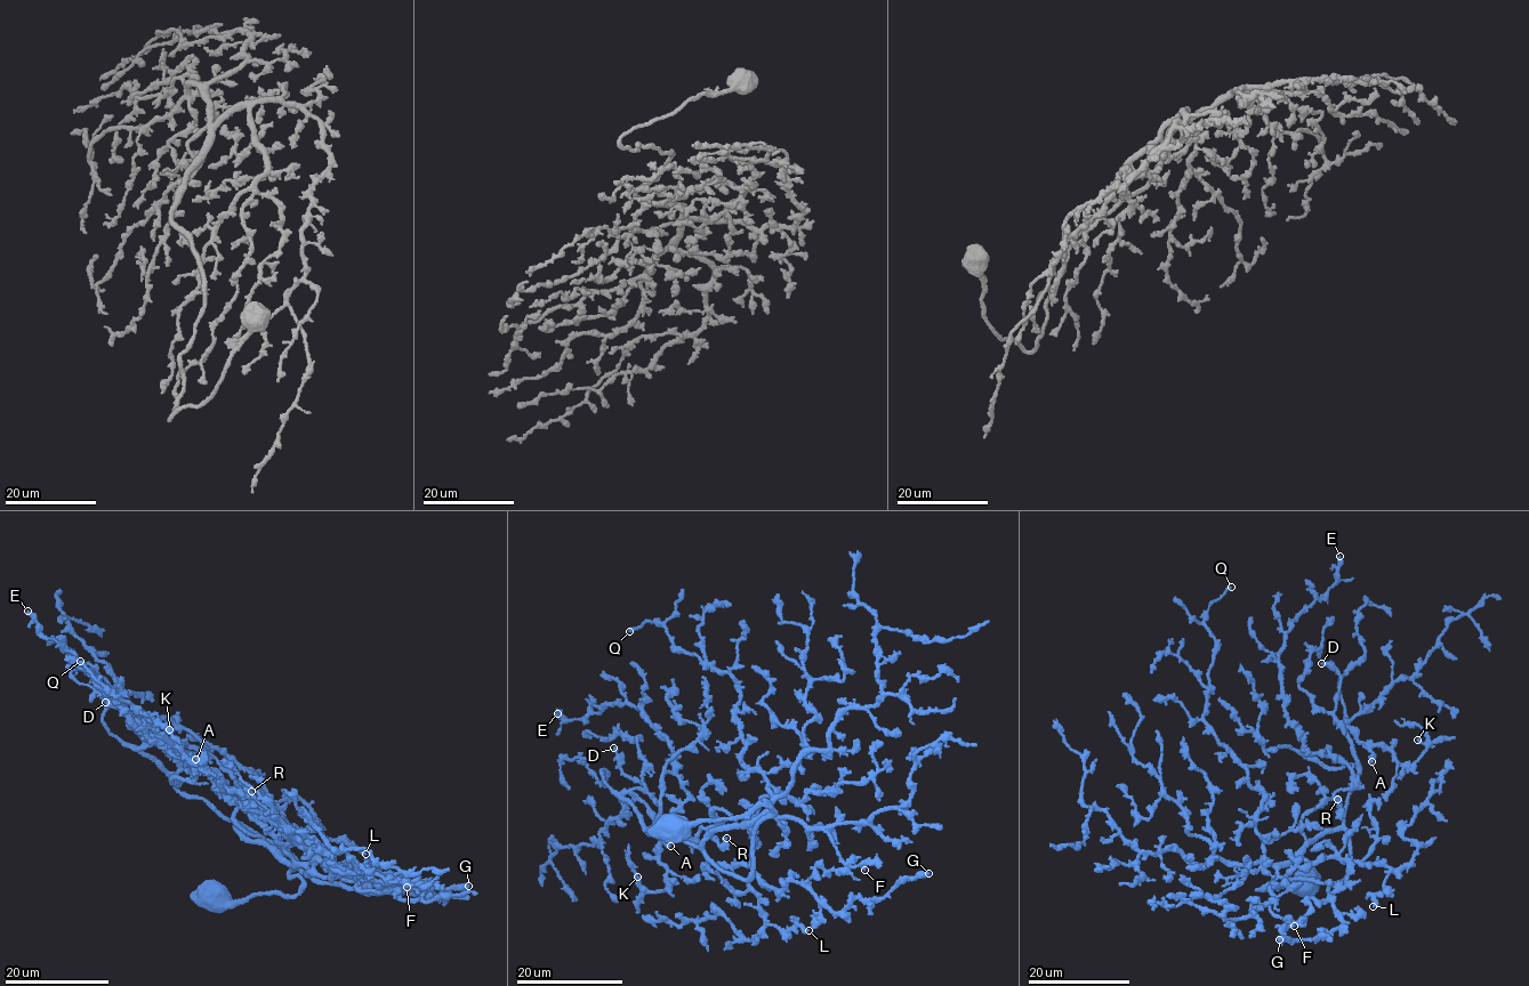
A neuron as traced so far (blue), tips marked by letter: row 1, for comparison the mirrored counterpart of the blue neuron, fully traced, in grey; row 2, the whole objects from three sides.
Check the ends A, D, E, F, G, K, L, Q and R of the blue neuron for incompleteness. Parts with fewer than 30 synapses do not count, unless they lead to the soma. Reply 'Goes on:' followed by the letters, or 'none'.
Goes on: none

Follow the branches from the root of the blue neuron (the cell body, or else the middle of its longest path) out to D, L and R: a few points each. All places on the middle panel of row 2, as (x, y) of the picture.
D: (675, 829), (773, 811), (699, 847), (650, 834), (622, 795), (645, 786), (613, 748)
L: (675, 829), (771, 807), (771, 816), (751, 825), (749, 889), (766, 926), (809, 930)
R: (675, 829), (747, 816), (762, 806), (773, 809), (735, 824), (716, 808), (707, 830), (719, 845), (726, 838)

